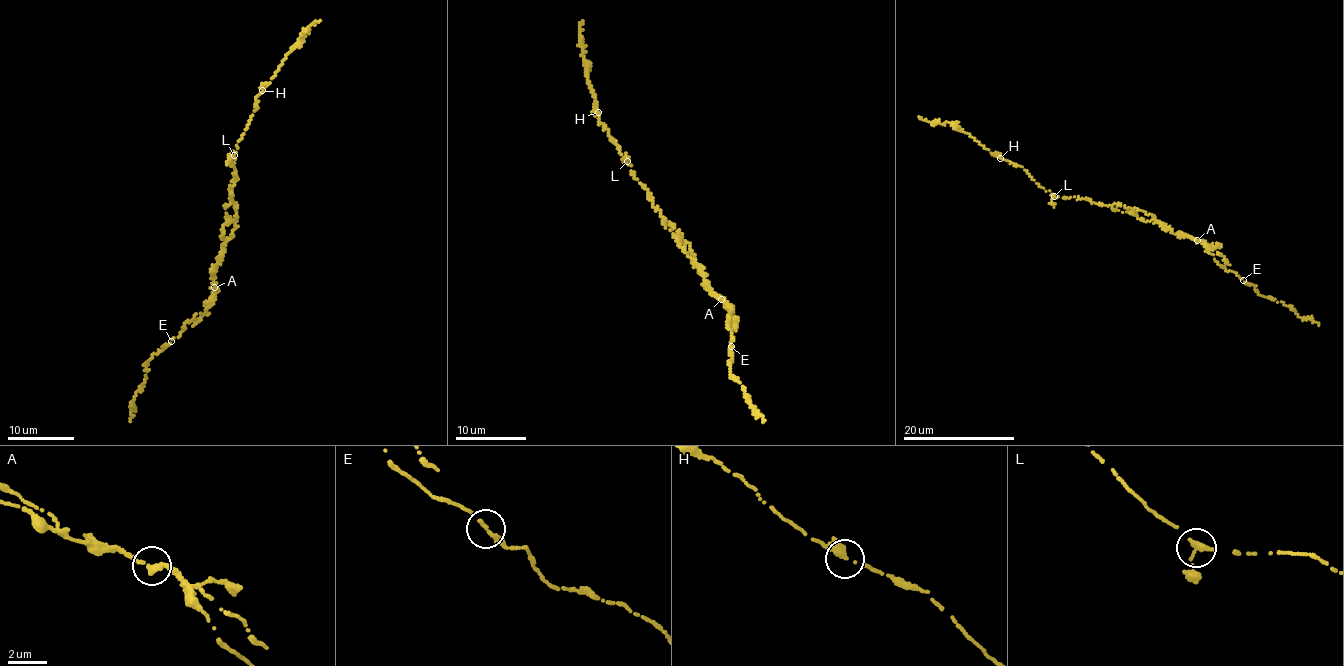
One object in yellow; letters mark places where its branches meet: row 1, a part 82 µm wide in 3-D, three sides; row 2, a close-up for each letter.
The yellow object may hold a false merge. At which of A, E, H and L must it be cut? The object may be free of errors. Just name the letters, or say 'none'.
A

